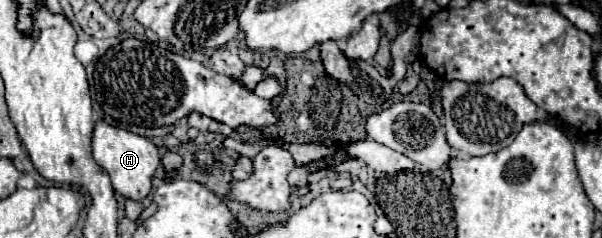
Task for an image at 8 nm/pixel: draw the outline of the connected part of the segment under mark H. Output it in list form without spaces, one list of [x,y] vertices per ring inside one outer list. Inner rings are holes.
[[[101,120],[95,124],[95,132],[93,132],[93,156],[95,162],[109,172],[113,188],[123,198],[141,202],[151,192],[151,182],[161,160],[159,160],[157,146],[149,138],[131,134],[129,130],[109,126]]]

